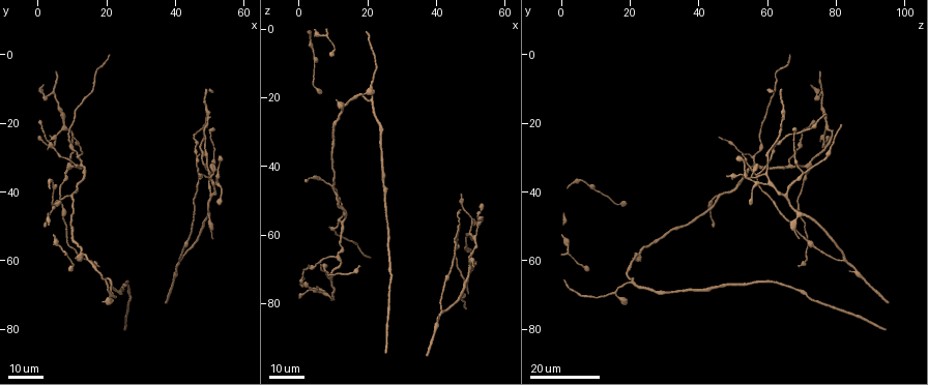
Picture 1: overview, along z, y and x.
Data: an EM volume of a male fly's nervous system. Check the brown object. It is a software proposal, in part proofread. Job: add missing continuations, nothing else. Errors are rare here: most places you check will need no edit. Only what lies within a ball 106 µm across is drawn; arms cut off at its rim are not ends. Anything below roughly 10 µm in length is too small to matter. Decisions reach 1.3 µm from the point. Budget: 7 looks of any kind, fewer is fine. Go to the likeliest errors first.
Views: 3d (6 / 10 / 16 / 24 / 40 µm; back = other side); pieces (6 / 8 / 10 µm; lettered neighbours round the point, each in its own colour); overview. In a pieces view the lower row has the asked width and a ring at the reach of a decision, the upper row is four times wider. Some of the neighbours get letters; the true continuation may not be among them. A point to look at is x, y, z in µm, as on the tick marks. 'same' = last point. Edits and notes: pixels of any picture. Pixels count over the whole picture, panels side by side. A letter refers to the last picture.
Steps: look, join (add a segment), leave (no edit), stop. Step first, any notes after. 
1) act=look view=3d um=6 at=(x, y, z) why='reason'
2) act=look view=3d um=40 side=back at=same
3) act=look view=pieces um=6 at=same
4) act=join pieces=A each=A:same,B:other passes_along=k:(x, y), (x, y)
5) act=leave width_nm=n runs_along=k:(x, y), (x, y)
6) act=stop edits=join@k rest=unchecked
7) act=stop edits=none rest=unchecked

act=look view=3d um=16 at=(2.5, 49.5, 43.5) why='free end'

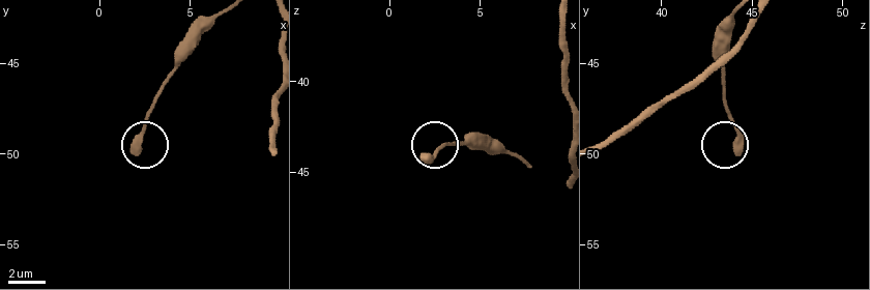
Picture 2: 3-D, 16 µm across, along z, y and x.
act=look view=pieces um=6 at=(2.1, 49.9, 44.3)

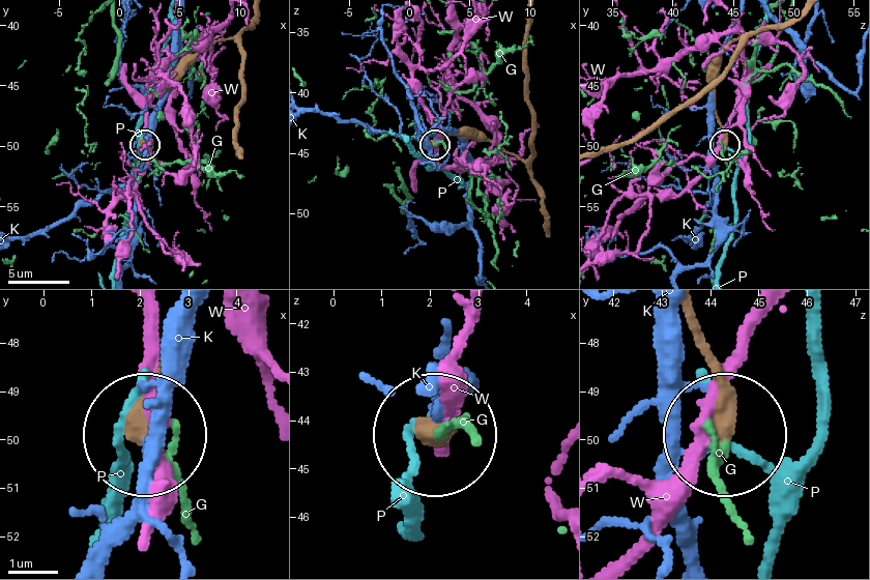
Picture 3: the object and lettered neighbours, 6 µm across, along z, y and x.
act=leave each=G:other,K:other,P:other,W:other runs_along=3:(187, 312), (146, 431) found='none of them fits'

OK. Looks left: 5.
act=look view=3d um=24 at=(0.0, 24.0, 78.0) why='branch stops here'

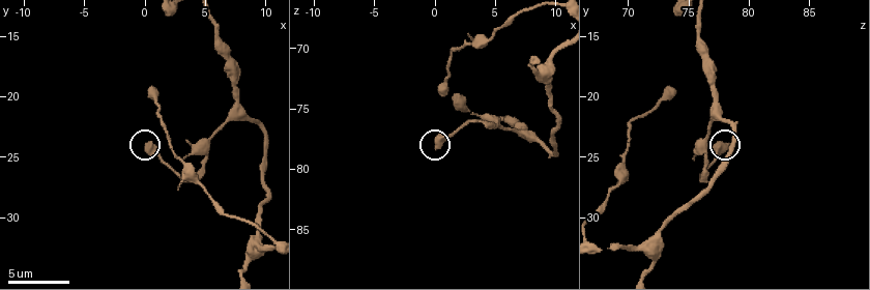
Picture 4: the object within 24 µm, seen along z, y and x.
act=look view=pieces um=10 at=(0.0, 24.2, 78.2)

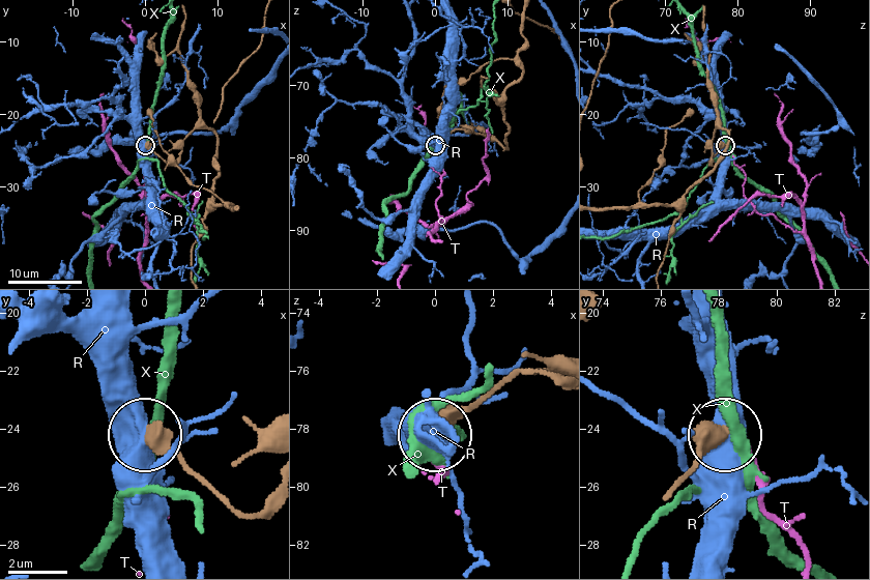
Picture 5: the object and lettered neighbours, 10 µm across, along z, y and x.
act=leave each=R:other,T:other,X:other runs_along=5:(669, 490), (719, 440) found='none of them fits'

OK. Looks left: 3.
act=look view=3d um=16 at=(17.5, 61.5, 69.0) why='branch stops here'

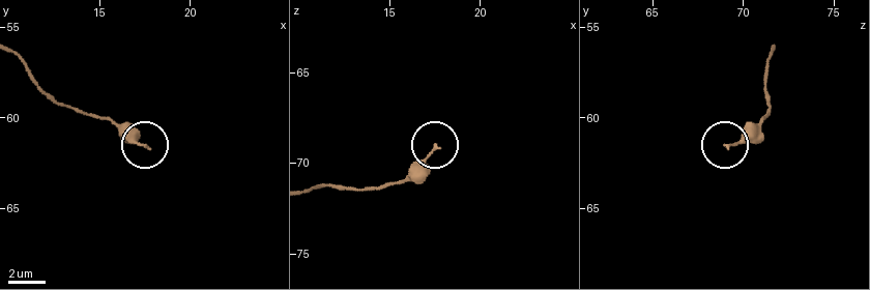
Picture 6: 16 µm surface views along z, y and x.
act=look view=pieces um=6 at=(17.6, 61.6, 69.1)

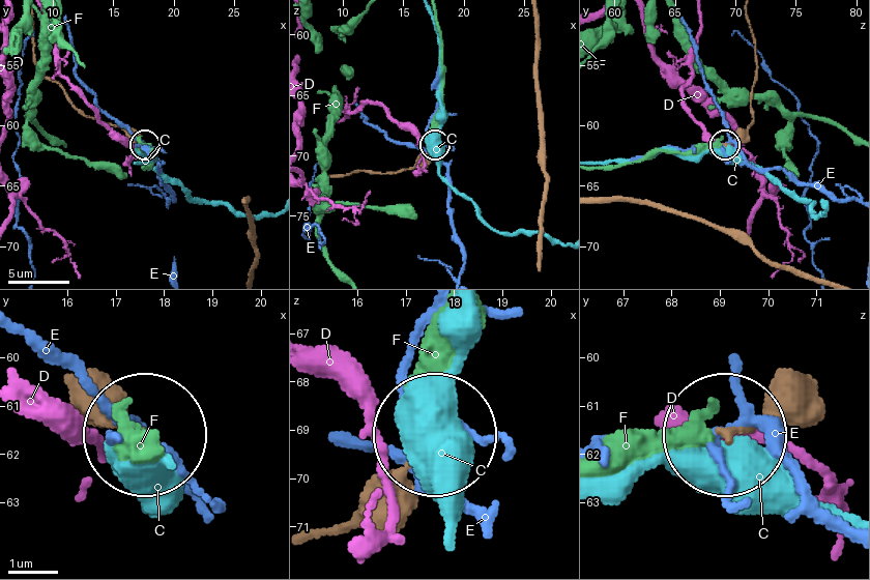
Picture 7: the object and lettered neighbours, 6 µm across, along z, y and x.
act=leave each=C:other,D:other,E:other,F:other runs_along=7:(747, 19), (756, 50), (753, 120), (726, 145) found='none of them fits'

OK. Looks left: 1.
act=stop edits=none rest=unchecked

